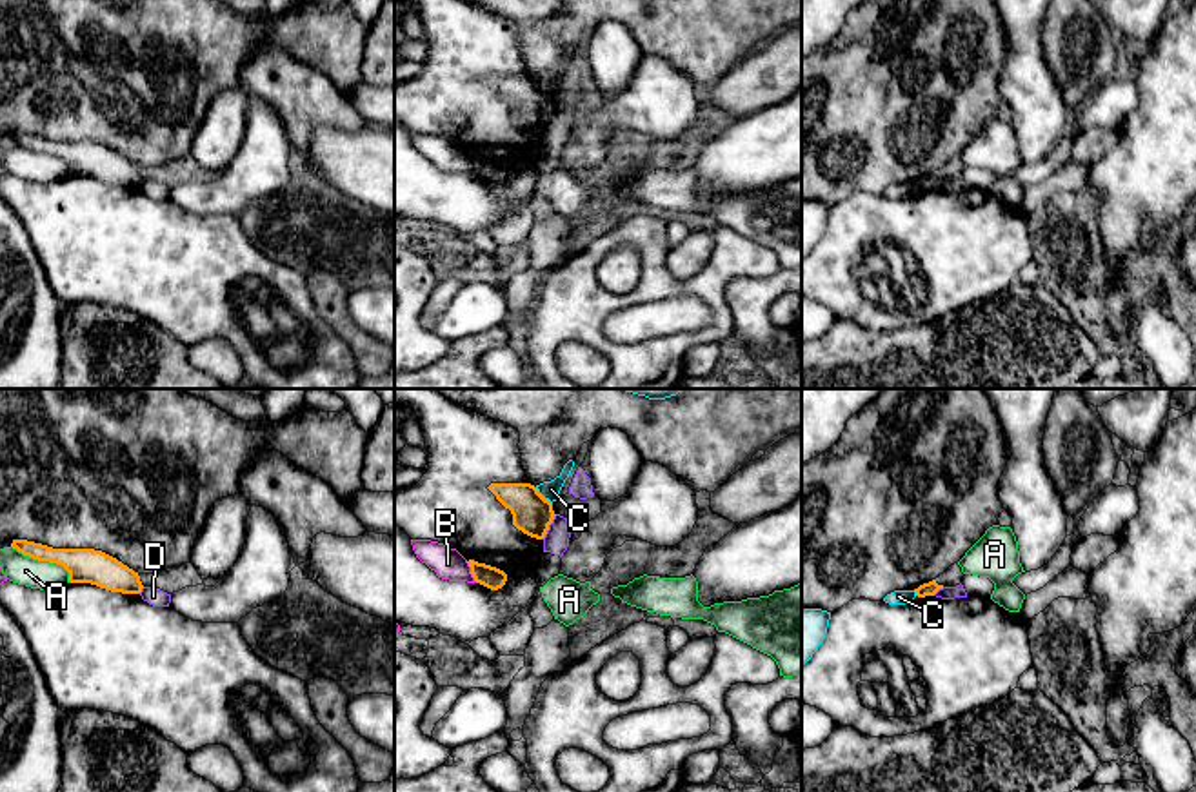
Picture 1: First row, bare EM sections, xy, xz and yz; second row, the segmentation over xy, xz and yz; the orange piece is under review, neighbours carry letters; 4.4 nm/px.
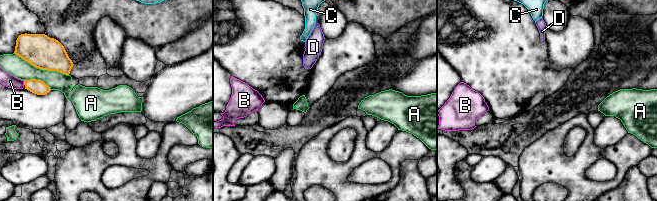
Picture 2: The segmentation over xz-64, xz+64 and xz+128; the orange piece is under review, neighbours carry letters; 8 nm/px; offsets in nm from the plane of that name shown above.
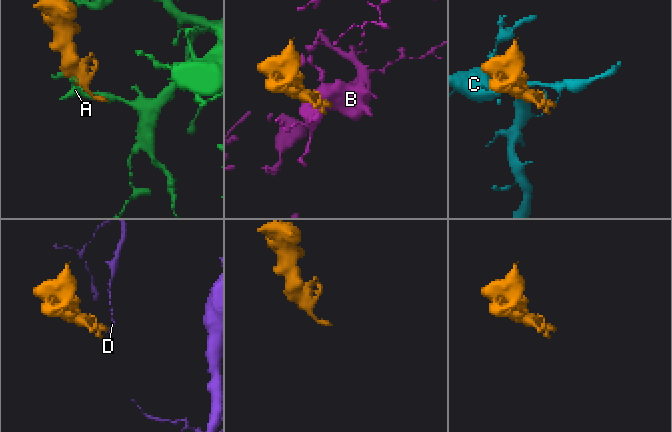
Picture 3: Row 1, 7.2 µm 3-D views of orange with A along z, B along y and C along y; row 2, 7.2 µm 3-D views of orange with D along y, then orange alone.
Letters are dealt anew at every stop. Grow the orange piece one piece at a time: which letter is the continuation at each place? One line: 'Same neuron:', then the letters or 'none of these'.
Same neuron: none of these

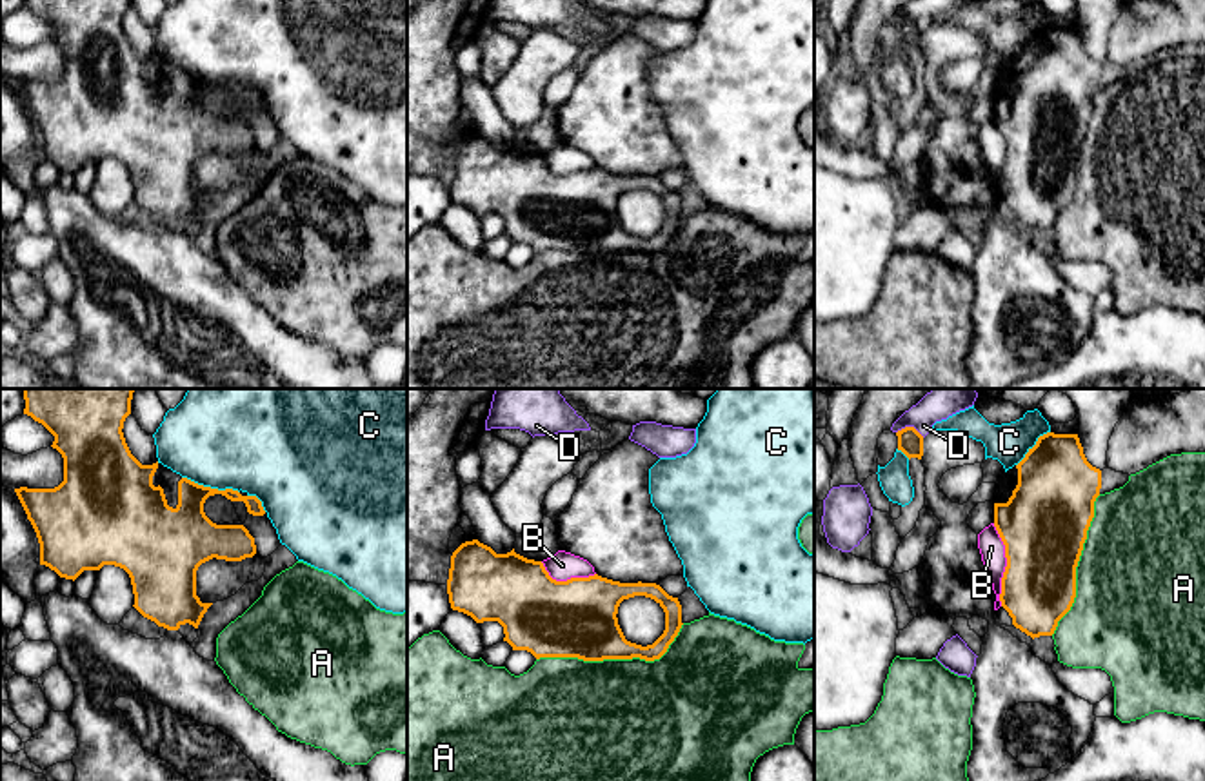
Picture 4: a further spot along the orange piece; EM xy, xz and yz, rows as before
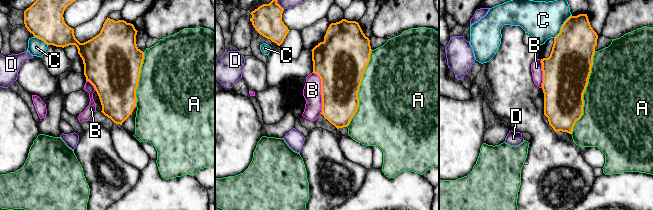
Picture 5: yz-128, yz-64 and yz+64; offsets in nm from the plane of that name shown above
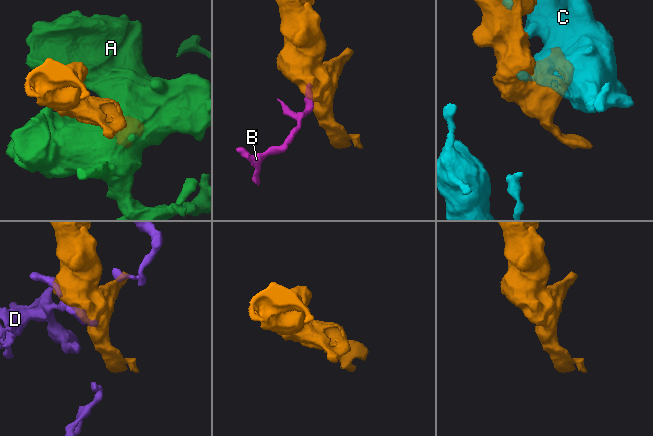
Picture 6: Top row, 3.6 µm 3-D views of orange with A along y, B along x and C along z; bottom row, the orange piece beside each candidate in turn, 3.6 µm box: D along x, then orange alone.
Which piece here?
Same neuron: B

